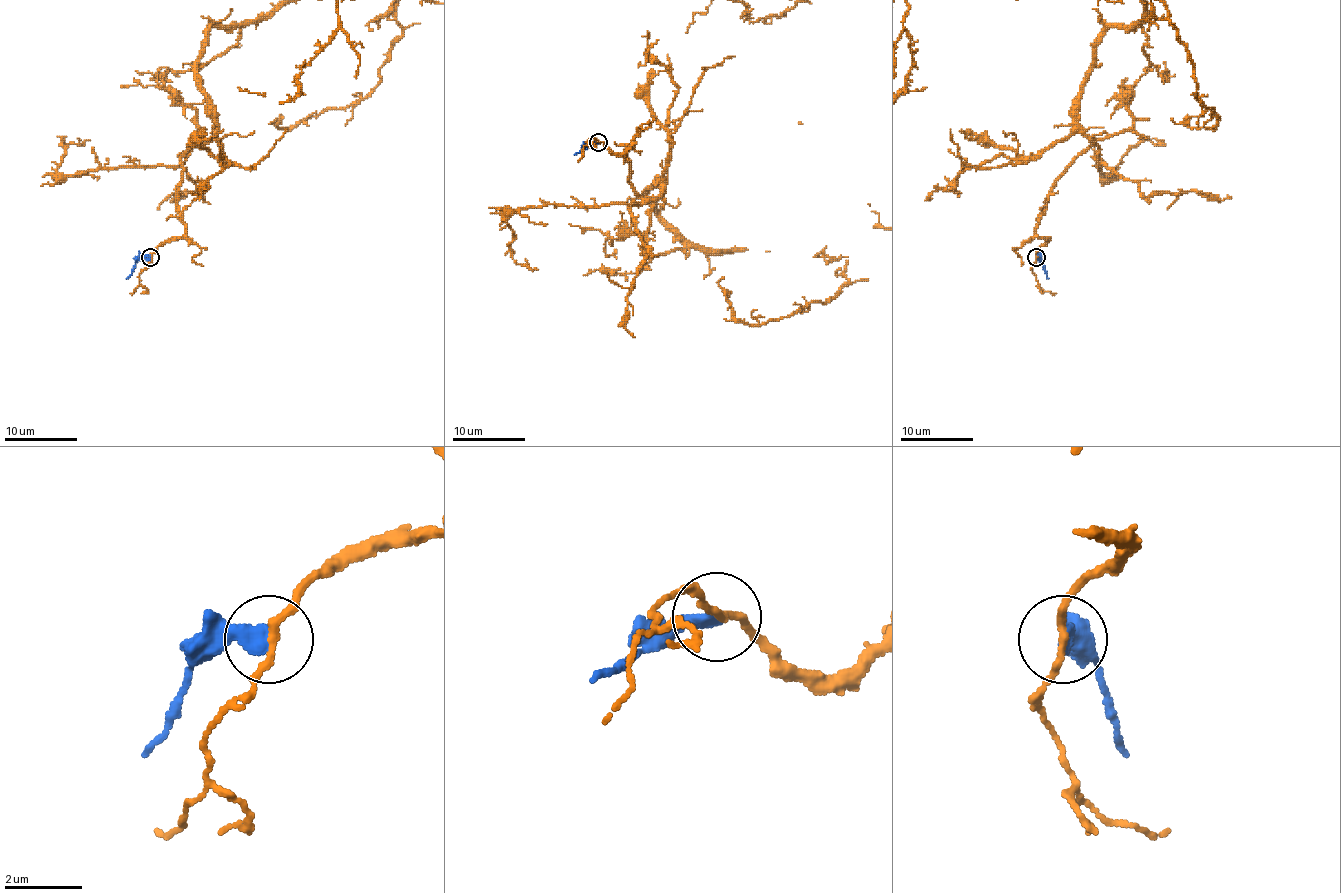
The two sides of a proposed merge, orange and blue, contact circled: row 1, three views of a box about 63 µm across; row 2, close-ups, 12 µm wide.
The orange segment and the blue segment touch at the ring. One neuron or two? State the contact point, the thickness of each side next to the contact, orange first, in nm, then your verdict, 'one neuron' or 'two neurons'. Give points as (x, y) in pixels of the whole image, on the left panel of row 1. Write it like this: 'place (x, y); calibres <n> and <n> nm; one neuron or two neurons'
place (150, 257); calibres 180 and 400 nm; two neurons

